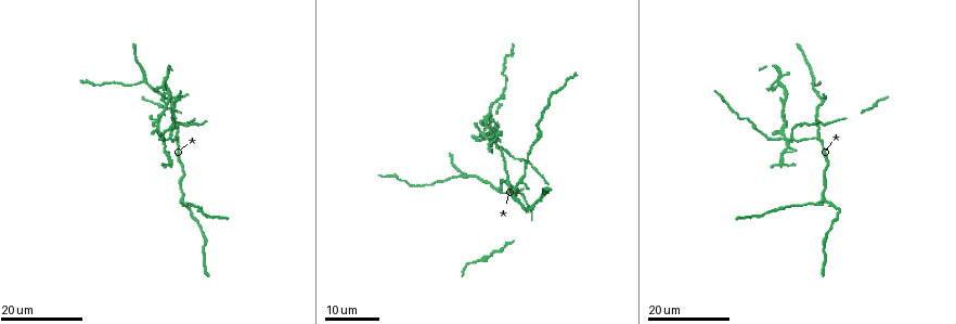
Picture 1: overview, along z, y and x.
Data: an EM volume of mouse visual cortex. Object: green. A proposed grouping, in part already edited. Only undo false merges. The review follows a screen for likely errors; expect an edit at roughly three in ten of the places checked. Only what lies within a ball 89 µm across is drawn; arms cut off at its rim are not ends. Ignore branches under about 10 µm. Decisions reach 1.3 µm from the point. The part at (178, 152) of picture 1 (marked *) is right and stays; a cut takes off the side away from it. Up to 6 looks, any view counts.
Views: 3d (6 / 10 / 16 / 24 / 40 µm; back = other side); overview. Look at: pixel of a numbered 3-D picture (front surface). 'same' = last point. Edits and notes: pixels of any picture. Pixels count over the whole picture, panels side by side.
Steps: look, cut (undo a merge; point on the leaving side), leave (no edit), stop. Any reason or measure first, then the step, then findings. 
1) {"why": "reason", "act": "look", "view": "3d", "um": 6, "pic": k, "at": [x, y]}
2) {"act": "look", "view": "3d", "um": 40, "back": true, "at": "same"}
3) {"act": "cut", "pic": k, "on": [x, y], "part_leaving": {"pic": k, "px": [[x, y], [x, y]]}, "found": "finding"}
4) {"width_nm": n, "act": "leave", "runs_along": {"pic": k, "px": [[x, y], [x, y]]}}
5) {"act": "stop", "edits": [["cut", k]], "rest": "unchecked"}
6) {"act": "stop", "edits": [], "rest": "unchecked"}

{"why": "calibre changes", "act": "look", "view": "3d", "um": 16, "pic": 1, "at": [825, 161]}

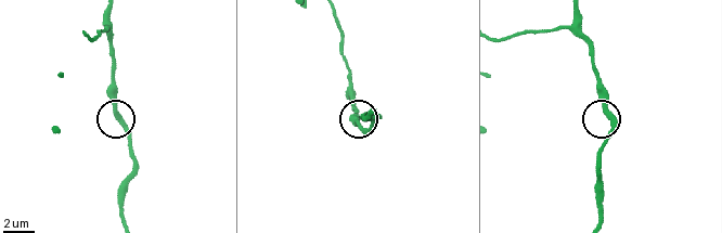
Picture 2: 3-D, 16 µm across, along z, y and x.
{"act": "look", "view": "3d", "um": 10, "pic": 2, "at": [607, 112]}

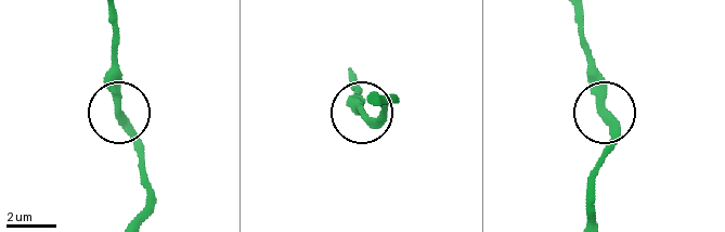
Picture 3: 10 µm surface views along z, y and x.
{"width_nm": 300, "act": "leave", "runs_along": {"pic": 3, "px": [[114, 66], [114, 101], [143, 162]]}, "found": "continuous, no second cell"}

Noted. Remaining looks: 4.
{"why": "looks like a crossing", "act": "look", "view": "3d", "um": 24, "pic": 1, "at": [785, 139]}

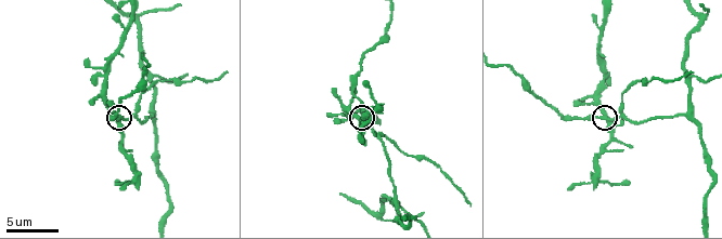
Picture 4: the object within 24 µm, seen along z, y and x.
{"why": "closer look", "act": "look", "view": "3d", "um": 6, "at": "same"}

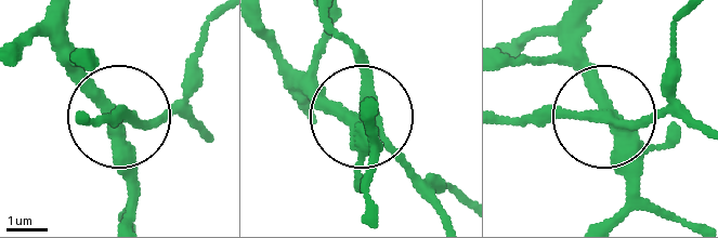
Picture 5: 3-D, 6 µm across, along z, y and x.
{"act": "leave", "runs_along": {"pic": 5, "px": [[706, 127], [676, 114], [606, 120], [624, 213]]}, "found": "one cell here"}

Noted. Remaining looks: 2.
{"why": "three-way junction", "act": "look", "view": "3d", "um": 24, "pic": 1, "at": [181, 198]}

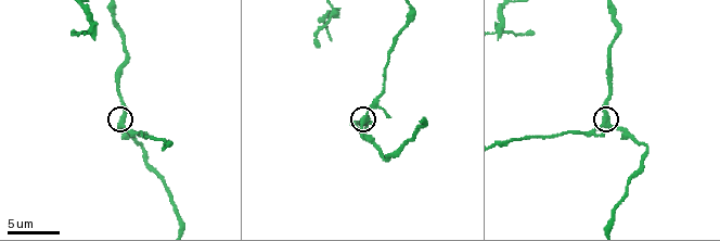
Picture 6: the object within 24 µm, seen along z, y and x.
{"act": "look", "view": "3d", "um": 10, "pic": 6, "at": [363, 115]}

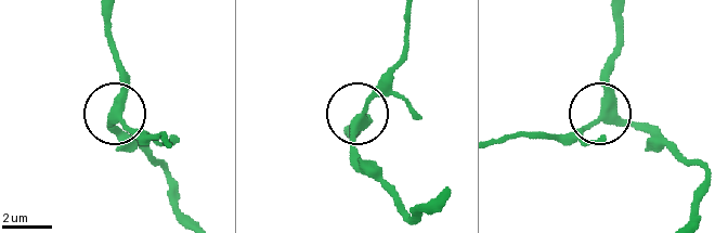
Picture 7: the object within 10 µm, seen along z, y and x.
{"arms": 3, "act": "leave", "runs_along": {"pic": 7, "px": [[618, 12], [618, 50], [603, 109], [653, 128]]}, "found": "all the same cell"}

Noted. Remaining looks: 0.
{"act": "stop", "edits": [], "rest": "unchecked"}

